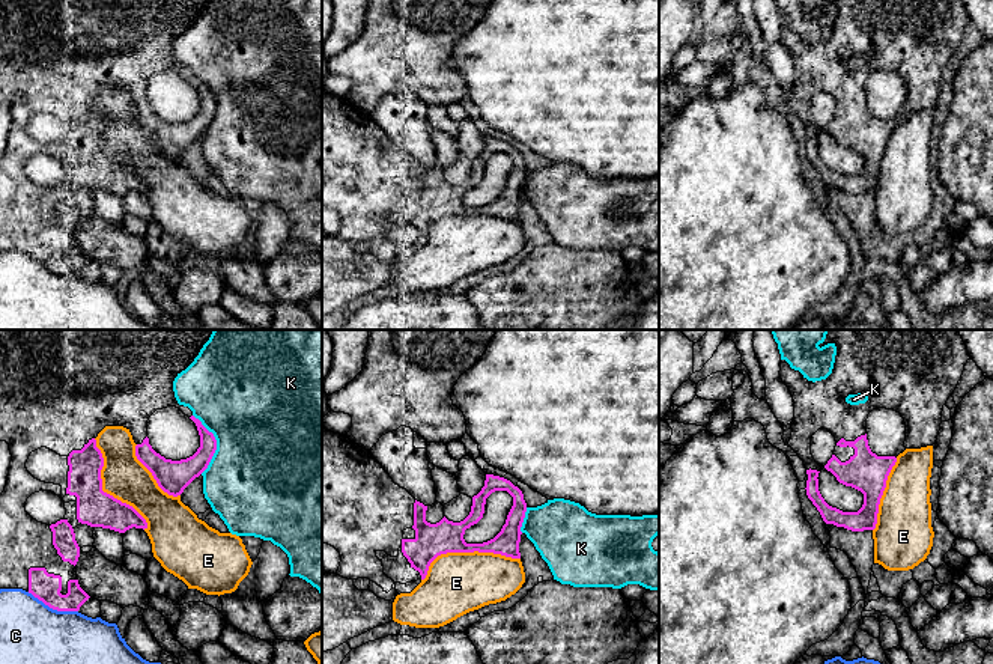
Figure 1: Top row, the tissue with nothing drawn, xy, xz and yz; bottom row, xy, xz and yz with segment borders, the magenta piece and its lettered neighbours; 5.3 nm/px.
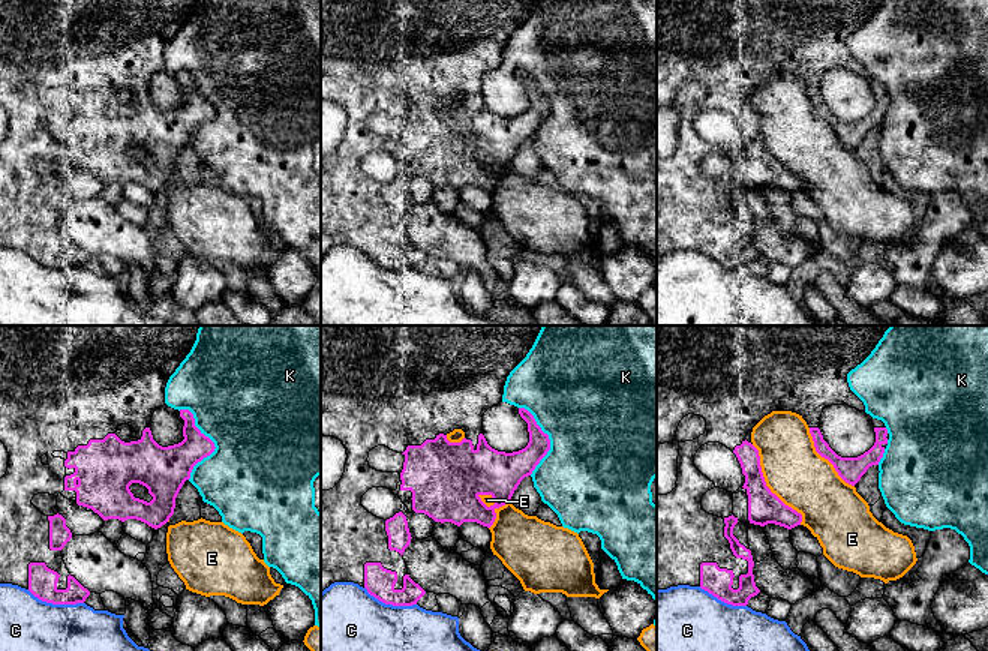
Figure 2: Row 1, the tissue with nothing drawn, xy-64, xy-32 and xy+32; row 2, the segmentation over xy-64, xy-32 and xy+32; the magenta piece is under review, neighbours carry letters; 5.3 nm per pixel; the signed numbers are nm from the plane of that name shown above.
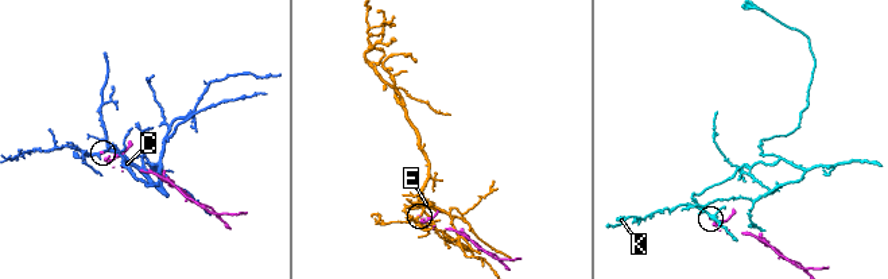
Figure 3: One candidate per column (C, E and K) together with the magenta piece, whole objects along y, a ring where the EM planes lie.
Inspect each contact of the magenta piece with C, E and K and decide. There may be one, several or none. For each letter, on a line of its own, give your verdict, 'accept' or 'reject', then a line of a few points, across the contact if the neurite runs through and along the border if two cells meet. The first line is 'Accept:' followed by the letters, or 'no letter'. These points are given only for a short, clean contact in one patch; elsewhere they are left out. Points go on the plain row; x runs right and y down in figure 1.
Accept: no letter
C: reject
E: reject
K: reject

